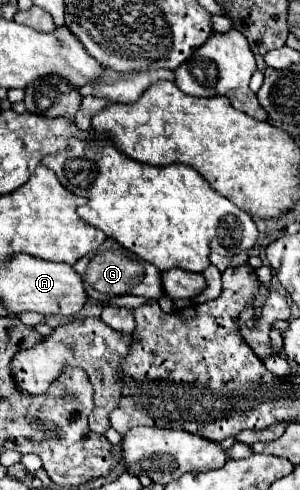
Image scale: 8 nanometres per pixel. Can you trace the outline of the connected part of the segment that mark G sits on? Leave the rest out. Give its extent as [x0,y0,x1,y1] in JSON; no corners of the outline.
[75,240,163,300]

